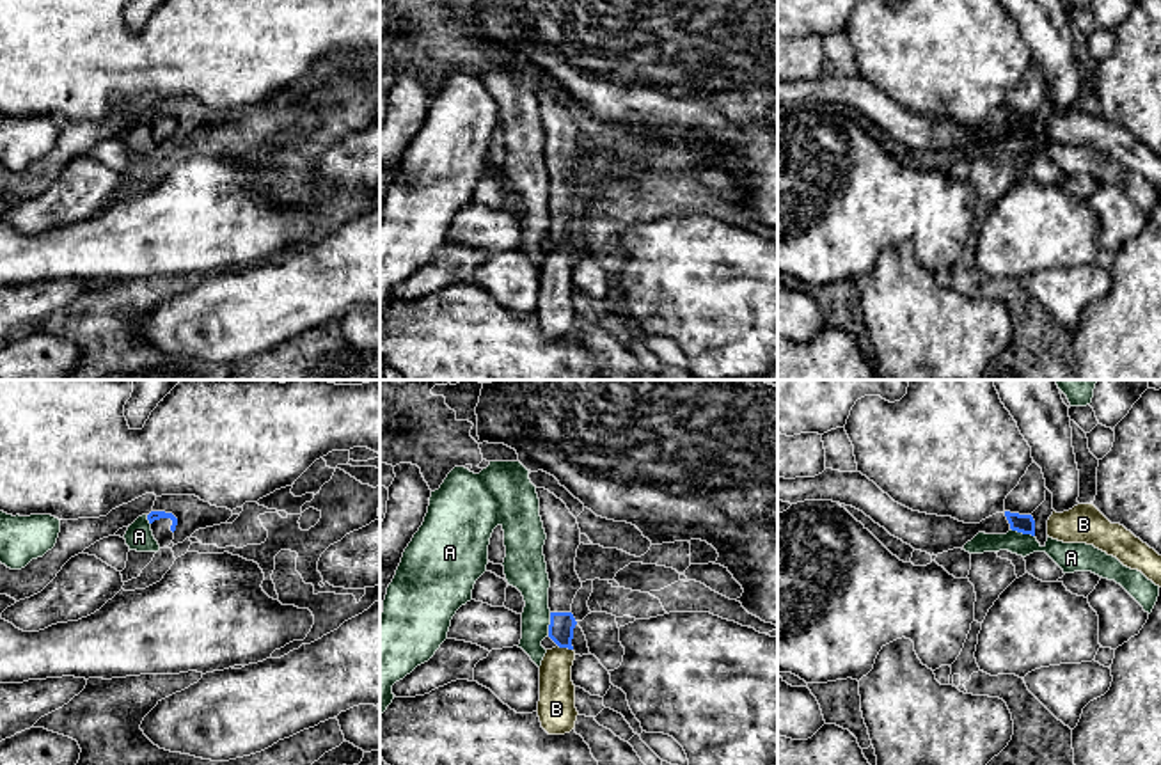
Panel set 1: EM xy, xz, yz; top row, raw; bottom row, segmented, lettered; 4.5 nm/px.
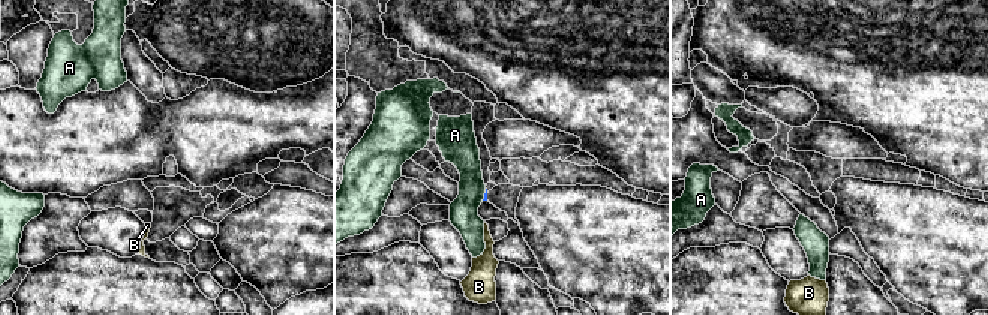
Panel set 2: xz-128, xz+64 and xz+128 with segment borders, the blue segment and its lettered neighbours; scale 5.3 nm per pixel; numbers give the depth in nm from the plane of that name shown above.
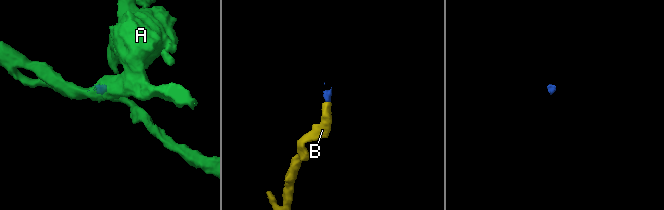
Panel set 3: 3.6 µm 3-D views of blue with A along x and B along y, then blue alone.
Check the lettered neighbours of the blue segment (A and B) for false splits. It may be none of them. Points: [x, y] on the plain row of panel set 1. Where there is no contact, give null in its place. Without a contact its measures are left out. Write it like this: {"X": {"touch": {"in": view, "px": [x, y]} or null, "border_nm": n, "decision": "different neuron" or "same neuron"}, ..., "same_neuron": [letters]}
{"A": {"touch": {"in": "yz", "px": [1023, 135]}, "border_nm": 120, "decision": "different neuron"}, "B": {"touch": {"in": "xz", "px": [565, 249]}, "border_nm": 80, "decision": "same neuron"}, "same_neuron": ["B"]}

